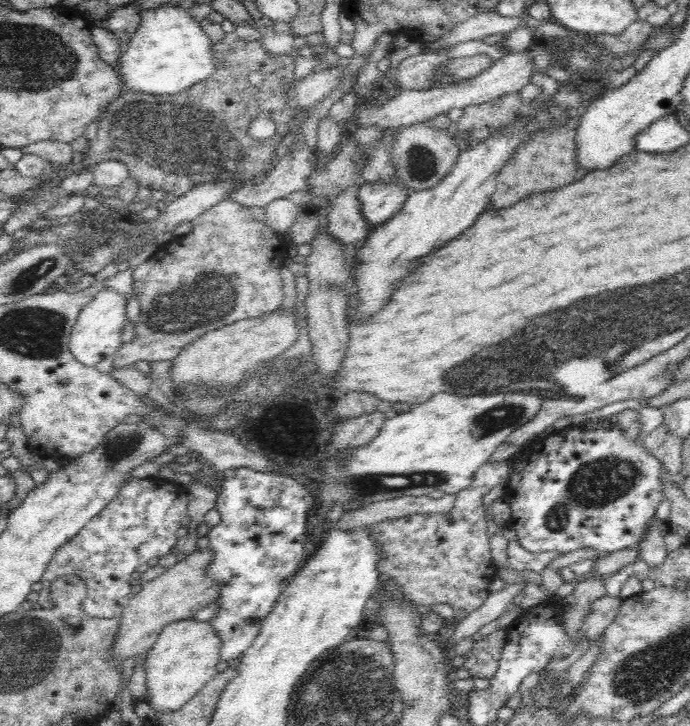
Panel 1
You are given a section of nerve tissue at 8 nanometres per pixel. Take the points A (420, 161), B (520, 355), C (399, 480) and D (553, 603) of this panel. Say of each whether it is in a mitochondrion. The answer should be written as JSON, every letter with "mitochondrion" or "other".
{"A":"mitochondrion","B":"mitochondrion","C":"mitochondrion","D":"other"}

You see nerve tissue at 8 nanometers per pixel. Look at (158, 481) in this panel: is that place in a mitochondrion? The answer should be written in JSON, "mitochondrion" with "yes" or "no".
{"mitochondrion":"no"}

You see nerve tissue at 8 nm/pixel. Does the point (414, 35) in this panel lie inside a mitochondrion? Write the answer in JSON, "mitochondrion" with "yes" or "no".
{"mitochondrion":"no"}

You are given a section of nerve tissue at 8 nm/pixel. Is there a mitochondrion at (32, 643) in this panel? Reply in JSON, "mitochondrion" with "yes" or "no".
{"mitochondrion":"yes"}

